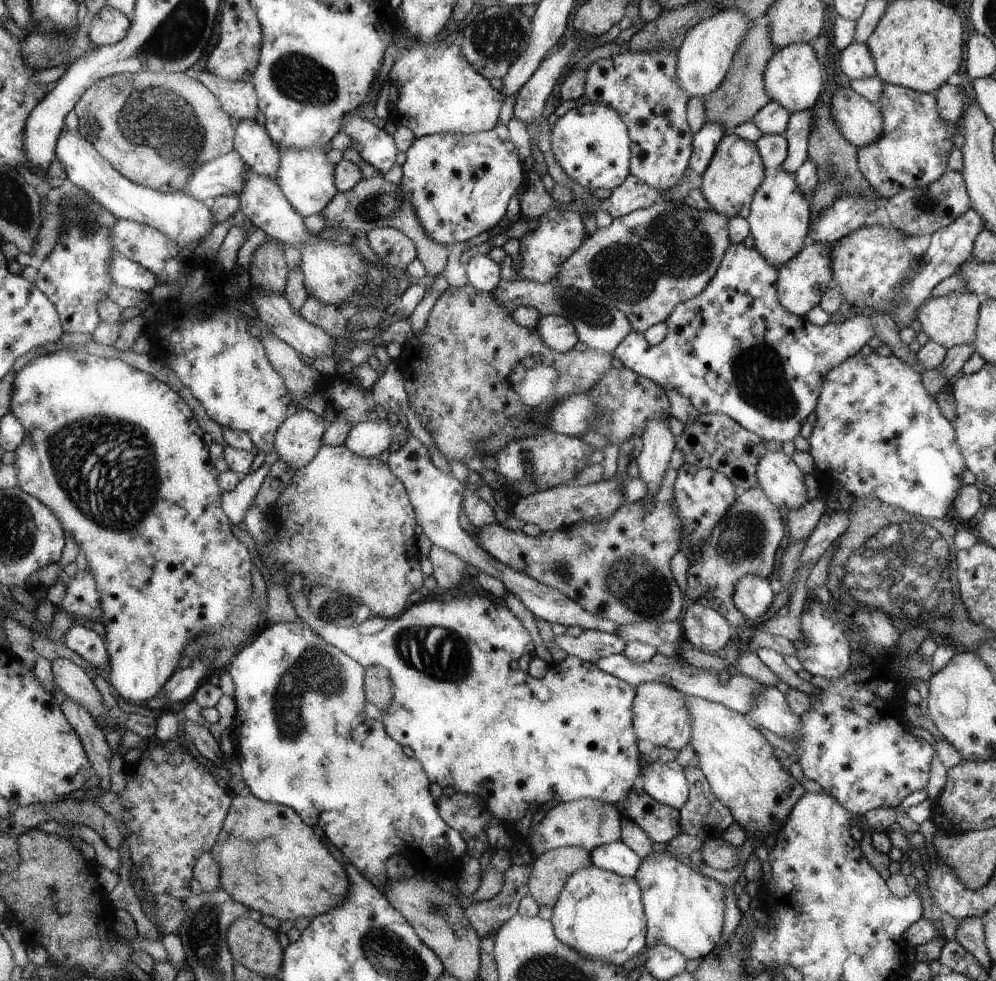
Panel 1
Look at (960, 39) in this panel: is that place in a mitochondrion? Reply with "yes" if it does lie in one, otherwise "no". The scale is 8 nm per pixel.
no

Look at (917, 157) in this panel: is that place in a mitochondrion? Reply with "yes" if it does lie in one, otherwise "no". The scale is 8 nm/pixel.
no

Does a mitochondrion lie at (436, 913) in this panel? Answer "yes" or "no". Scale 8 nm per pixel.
yes

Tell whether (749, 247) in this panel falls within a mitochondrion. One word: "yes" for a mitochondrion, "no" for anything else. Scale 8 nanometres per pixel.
no

